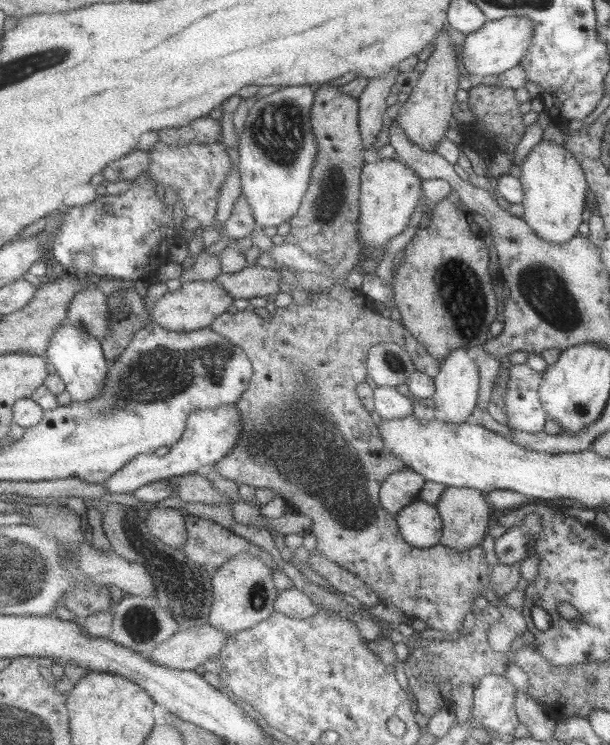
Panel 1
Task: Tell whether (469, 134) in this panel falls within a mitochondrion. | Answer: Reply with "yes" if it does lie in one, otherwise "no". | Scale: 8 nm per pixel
no

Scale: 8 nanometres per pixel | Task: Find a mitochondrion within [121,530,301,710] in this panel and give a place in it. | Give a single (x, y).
(188, 593)

